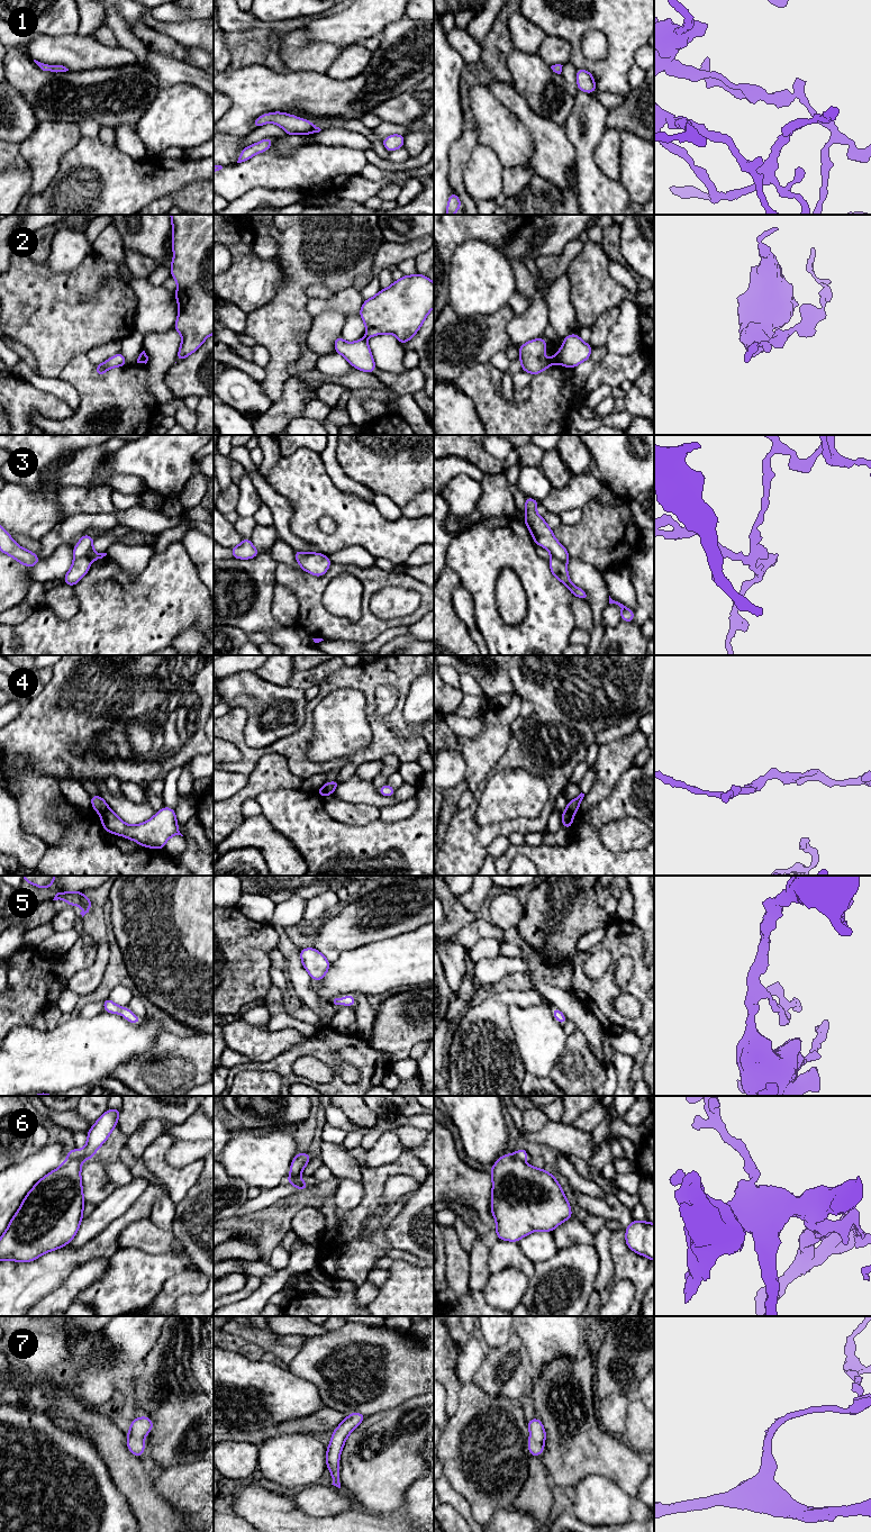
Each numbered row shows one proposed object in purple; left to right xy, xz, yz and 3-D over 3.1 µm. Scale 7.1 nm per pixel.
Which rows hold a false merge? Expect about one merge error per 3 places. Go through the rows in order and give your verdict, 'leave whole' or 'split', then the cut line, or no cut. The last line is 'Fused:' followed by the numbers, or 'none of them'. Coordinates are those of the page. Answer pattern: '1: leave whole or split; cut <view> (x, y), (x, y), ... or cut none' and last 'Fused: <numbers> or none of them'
1: leave whole; cut none
2: split; cut yz (555, 354), (558, 362)
3: split; cut xy (74, 558), (85, 558), (89, 561)
4: split; cut xy (108, 808), (100, 815)
5: leave whole; cut none
6: split; cut xy (69, 1158), (81, 1161)
7: leave whole; cut none
Fused: 2, 3, 4, 6

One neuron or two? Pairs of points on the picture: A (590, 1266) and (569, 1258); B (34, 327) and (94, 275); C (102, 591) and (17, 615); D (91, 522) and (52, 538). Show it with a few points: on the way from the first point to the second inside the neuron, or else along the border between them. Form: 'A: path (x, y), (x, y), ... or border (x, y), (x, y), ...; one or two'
A: path (584, 1266), (577, 1266), (574, 1263); one
B: path (48, 314), (56, 314), (80, 290); one
C: border (34, 608), (24, 621), (11, 626); two
D: path (81, 522), (62, 533); one

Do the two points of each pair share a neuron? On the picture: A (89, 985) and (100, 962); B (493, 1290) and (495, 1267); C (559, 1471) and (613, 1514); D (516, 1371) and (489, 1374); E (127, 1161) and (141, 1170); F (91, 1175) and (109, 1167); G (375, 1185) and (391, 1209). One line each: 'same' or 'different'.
A: same
B: different
C: different
D: same
E: same
F: different
G: same

